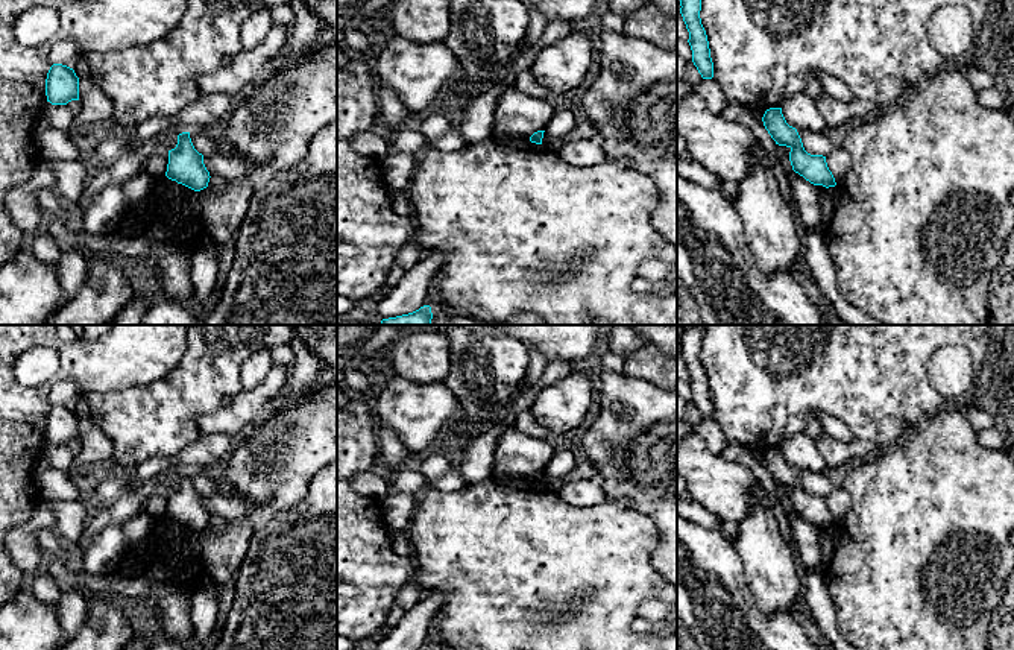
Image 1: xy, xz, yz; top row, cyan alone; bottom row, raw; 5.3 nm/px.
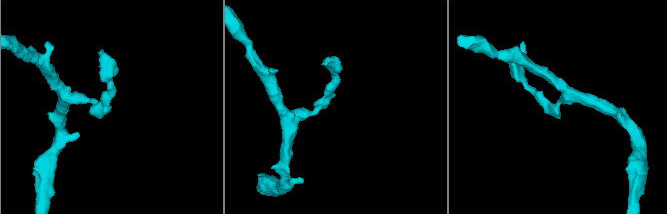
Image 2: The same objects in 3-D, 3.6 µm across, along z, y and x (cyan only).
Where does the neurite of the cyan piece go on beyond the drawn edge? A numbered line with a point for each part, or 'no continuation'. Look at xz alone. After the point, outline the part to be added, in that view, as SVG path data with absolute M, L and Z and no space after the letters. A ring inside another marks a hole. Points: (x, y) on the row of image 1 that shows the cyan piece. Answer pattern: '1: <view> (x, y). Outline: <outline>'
no continuation

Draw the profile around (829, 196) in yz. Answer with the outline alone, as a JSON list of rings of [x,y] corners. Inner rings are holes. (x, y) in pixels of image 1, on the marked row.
[[[829,187],[824,188],[821,193],[821,207],[823,207],[823,231],[826,232],[829,229],[830,220],[832,220],[832,211],[835,207],[835,202],[839,196],[838,187]]]

